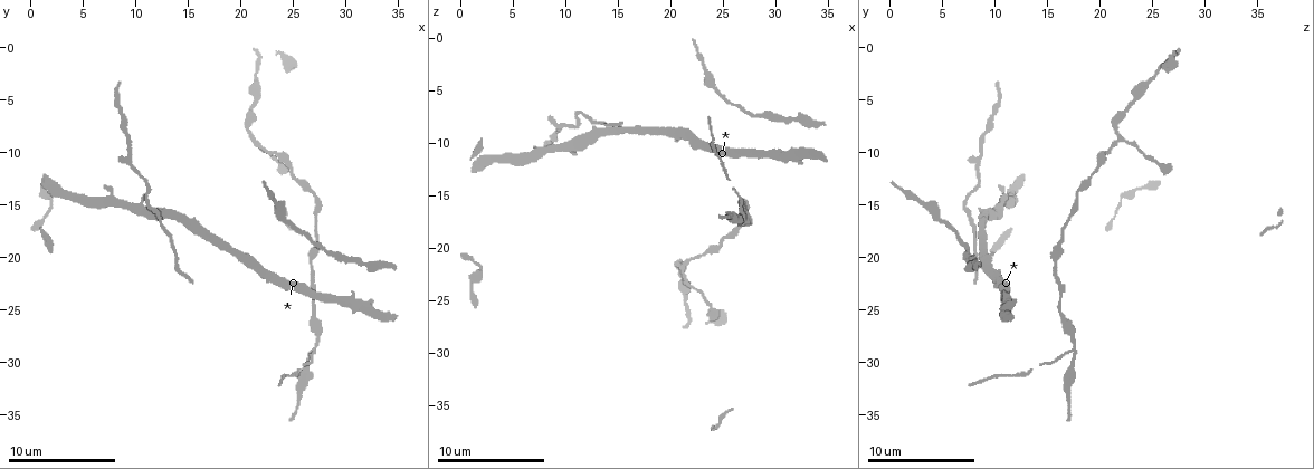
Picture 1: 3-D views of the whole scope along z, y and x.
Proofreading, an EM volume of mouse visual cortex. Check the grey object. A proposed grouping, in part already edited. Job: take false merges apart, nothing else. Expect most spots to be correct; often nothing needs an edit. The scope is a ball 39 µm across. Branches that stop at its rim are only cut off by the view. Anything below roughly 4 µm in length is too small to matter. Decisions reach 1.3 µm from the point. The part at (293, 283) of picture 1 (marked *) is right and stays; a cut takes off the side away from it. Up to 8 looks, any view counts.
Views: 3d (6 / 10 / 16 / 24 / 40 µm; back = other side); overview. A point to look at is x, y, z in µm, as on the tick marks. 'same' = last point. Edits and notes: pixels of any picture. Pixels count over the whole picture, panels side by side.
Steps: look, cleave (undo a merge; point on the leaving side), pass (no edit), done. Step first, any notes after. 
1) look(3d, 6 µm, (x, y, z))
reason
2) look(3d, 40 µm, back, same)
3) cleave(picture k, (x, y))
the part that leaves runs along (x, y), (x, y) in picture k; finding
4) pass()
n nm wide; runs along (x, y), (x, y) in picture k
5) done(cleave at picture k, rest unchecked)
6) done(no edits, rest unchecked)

look(3d, 16 µm, (27.0, 21.6, 15.8))

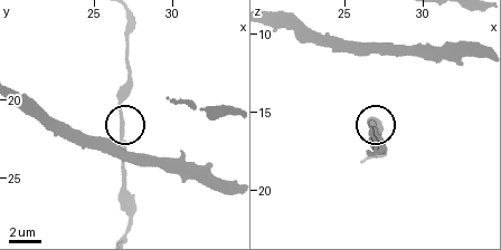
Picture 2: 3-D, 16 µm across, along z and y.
look(3d, 16 µm, back, (26.8, 21.8, 16.0))

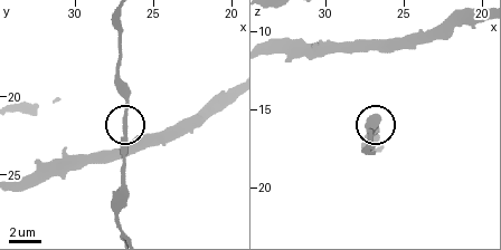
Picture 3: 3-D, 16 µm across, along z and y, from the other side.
pass()
240 nm wide; one neuron here

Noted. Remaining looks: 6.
look(3d, 10 µm, (27.0, 28.8, 17.0))
two arms in line, one across

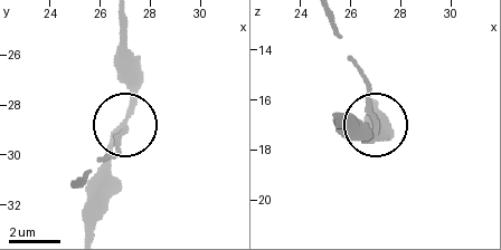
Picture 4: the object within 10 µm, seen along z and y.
cleave(picture 4, (120, 142))
the part that leaves runs along (125, 125), (116, 152), (78, 182) in picture 4; two neurons meet here

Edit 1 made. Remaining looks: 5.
look(3d, 10 µm, (21.0, 8.6, 22.2))
three arms meet

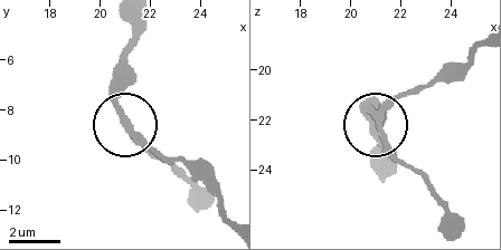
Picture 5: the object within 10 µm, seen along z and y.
pass()
210 nm wide; continuous, no second neuron

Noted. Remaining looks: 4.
look(3d, 10 µm, (12.4, 16.8, 7.8))
branch point

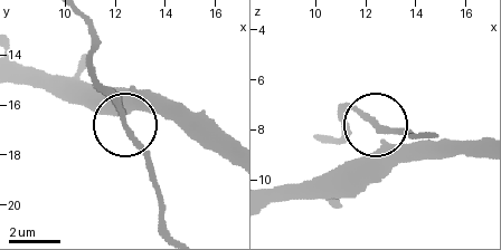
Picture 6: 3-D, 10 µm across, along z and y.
pass()
170 nm wide; one neuron here

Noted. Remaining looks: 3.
done(cleave at picture 4, rest unchecked)

